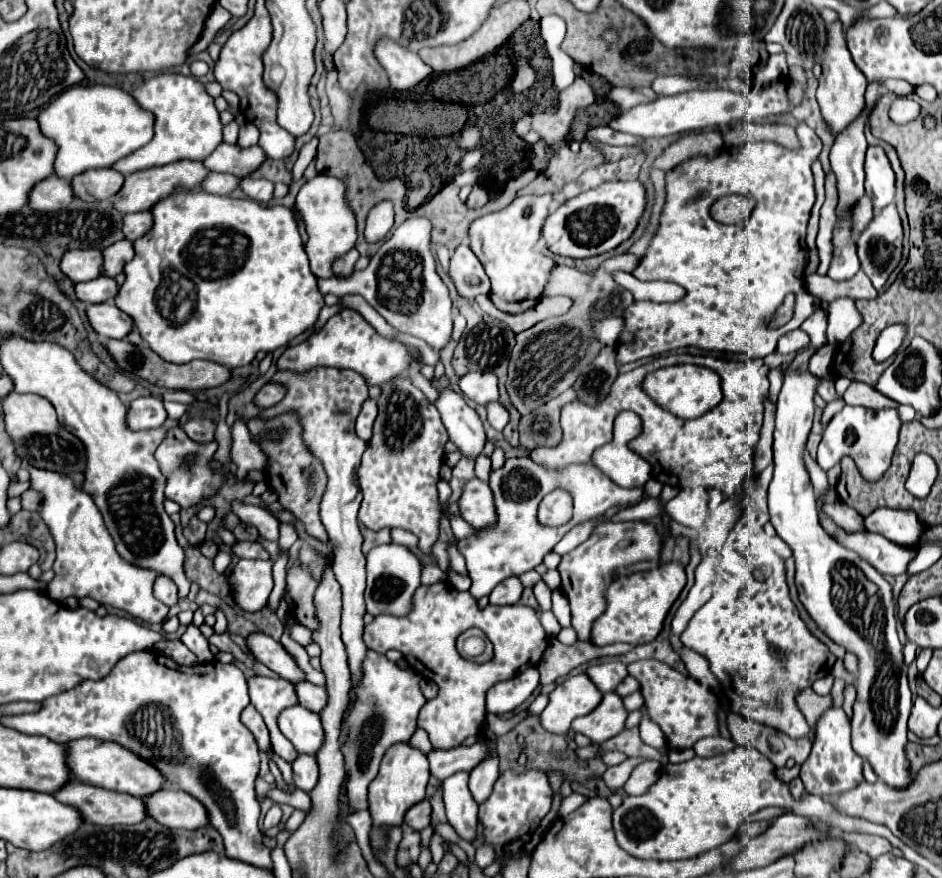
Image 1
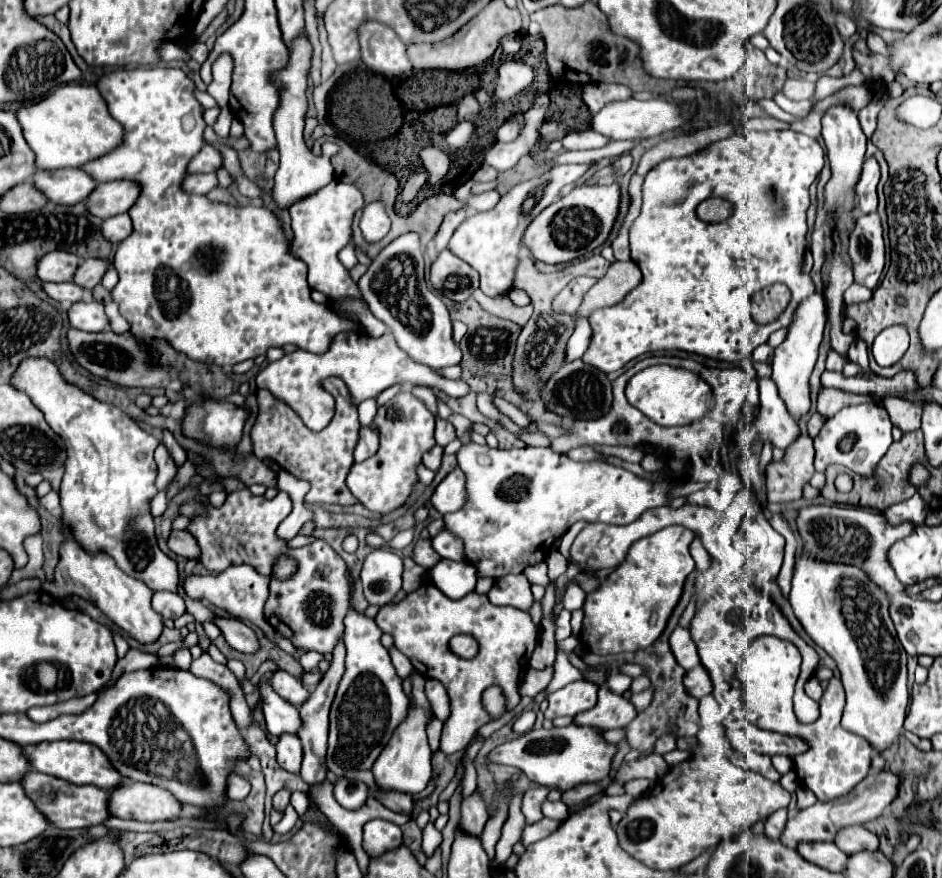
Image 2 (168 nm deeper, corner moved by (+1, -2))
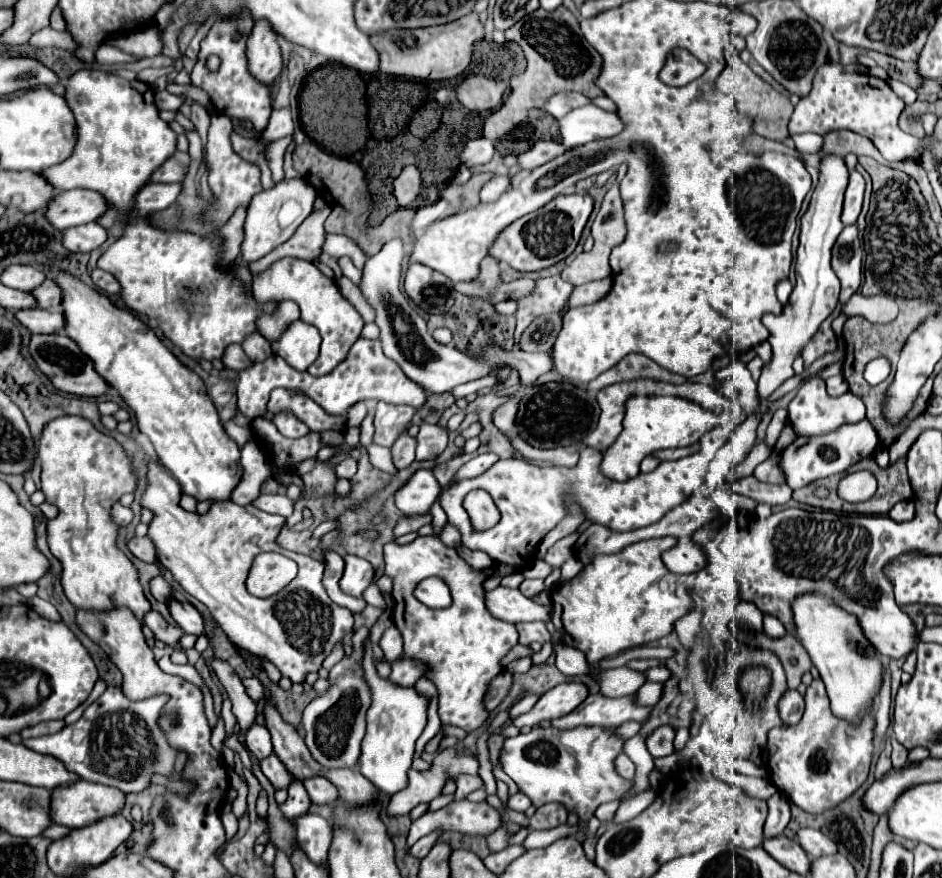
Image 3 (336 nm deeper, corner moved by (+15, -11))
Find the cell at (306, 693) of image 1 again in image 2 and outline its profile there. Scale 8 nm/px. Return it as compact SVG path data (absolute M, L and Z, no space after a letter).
M277 670L277 672L273 674L273 678L271 678L271 688L273 688L283 700L287 700L287 702L293 704L293 706L303 704L303 702L307 700L307 696L309 696L307 688L305 688L297 678L293 678L291 674L287 674L287 672L283 672L283 670Z

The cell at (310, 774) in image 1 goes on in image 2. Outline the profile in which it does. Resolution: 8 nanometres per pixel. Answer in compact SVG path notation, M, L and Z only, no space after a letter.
M279 736L277 744L275 744L275 750L277 750L277 762L281 768L285 768L287 772L293 772L293 774L299 774L301 770L301 760L303 760L303 748L299 744L299 738L297 736Z

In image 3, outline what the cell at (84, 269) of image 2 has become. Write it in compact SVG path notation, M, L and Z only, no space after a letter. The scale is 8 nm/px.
M45 279L43 285L39 285L37 289L33 289L33 295L37 297L37 307L39 309L55 311L55 309L61 307L63 289L57 285L55 279Z

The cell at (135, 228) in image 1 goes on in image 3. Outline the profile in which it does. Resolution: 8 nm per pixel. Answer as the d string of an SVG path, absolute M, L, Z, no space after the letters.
M79 225L63 231L63 245L71 251L91 253L93 249L101 247L107 241L107 229L103 225Z

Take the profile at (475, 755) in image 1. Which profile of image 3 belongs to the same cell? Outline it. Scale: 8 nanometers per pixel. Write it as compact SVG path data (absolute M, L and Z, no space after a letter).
M537 727L531 729L529 733L521 733L517 737L509 737L503 743L503 749L499 753L499 763L503 765L503 771L517 783L519 791L529 795L531 803L535 807L541 807L545 803L563 803L569 811L577 811L579 819L589 821L595 813L595 809L601 803L621 799L623 793L633 785L619 777L615 773L615 757L621 753L623 739L613 735L613 729L569 729L569 731L559 731L553 727Z

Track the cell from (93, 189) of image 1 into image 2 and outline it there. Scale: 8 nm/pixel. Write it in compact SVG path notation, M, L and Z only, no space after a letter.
M61 168L59 172L39 172L31 182L47 196L49 202L71 206L83 202L97 182L81 168Z

